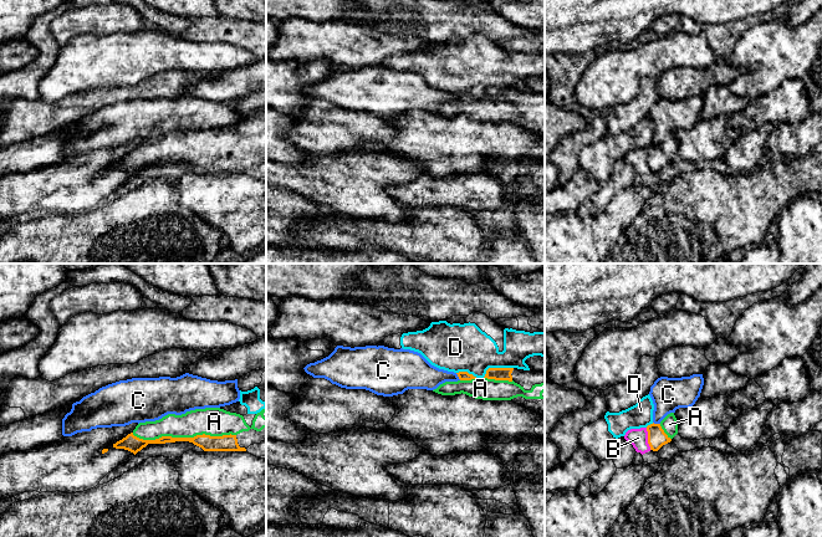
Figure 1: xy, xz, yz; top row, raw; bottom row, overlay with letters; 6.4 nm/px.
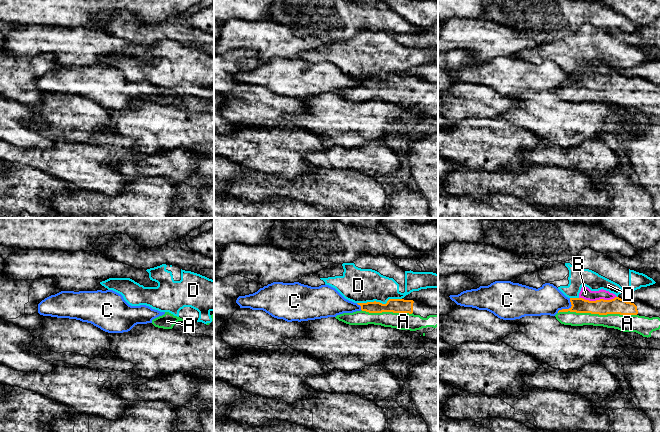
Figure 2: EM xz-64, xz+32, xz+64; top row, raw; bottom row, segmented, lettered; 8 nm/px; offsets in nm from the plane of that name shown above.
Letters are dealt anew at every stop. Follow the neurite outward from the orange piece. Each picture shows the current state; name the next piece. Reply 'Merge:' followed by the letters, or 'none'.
Merge: A, B

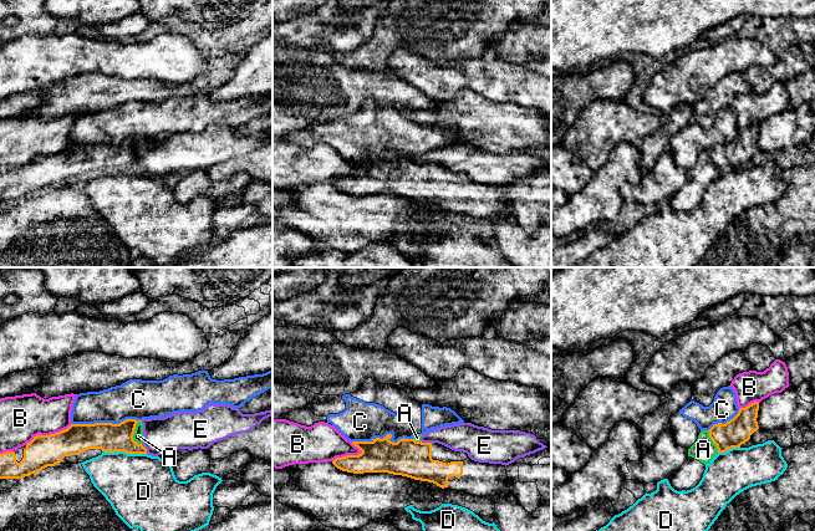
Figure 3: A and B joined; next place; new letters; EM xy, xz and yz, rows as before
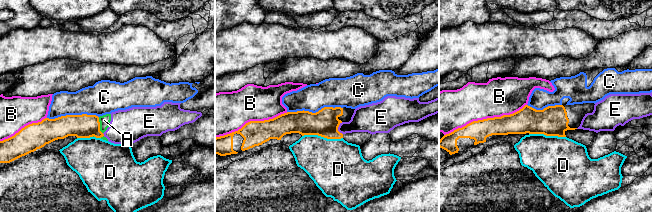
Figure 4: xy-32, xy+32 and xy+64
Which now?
Merge: none

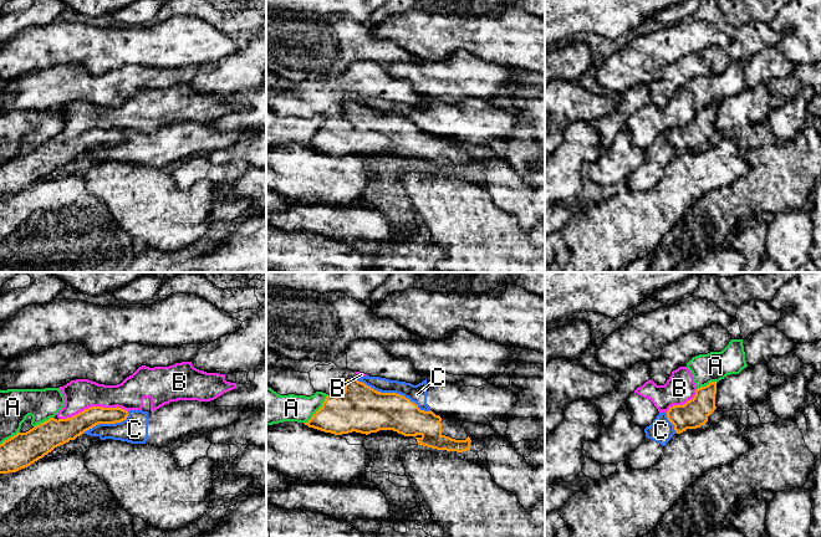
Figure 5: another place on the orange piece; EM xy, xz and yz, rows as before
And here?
Merge: none

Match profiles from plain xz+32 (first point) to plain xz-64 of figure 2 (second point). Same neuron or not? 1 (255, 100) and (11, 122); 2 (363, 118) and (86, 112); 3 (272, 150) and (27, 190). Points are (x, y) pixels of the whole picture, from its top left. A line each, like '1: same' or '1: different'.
1: different
2: different
3: different

